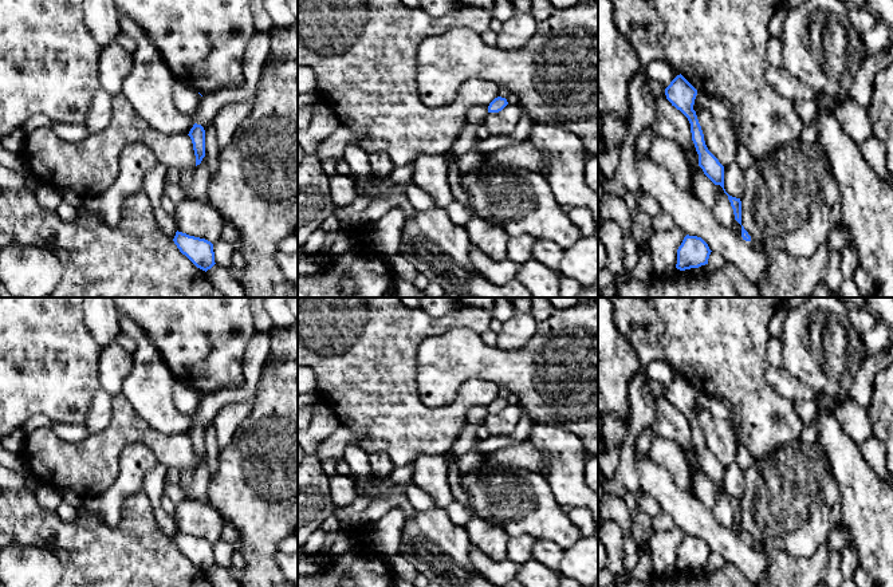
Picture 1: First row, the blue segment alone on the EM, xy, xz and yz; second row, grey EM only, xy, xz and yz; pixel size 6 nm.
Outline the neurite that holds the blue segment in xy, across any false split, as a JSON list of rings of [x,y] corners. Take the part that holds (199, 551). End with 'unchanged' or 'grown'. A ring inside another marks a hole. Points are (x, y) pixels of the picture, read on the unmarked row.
[[[176,532],[174,544],[182,555],[185,555],[197,568],[202,571],[211,570],[215,563],[213,544],[205,539],[189,536]]]; unchanged

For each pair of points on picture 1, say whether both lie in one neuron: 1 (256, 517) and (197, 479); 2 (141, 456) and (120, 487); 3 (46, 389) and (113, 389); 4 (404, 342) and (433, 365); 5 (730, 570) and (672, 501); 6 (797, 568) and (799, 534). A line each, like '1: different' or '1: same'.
1: different
2: same
3: different
4: different
5: different
6: different

